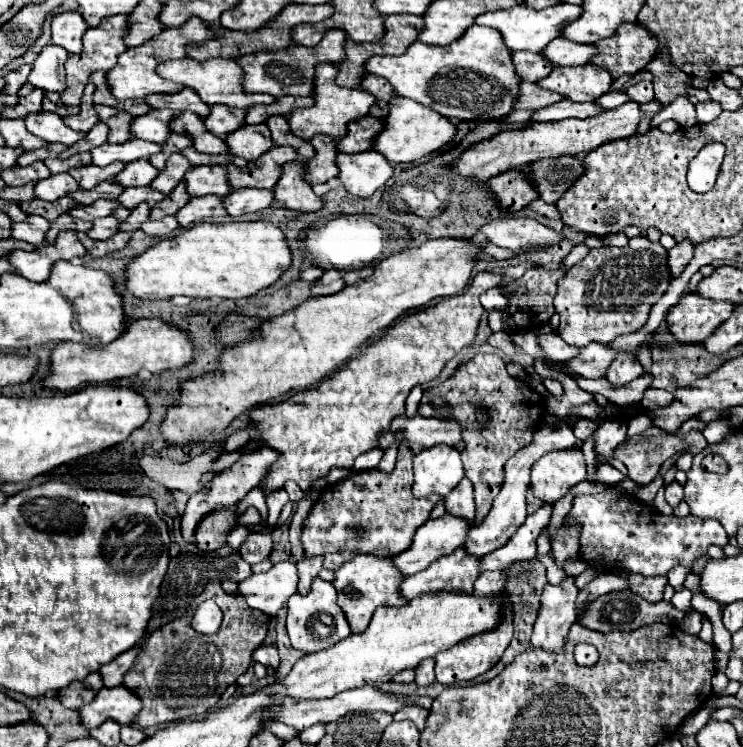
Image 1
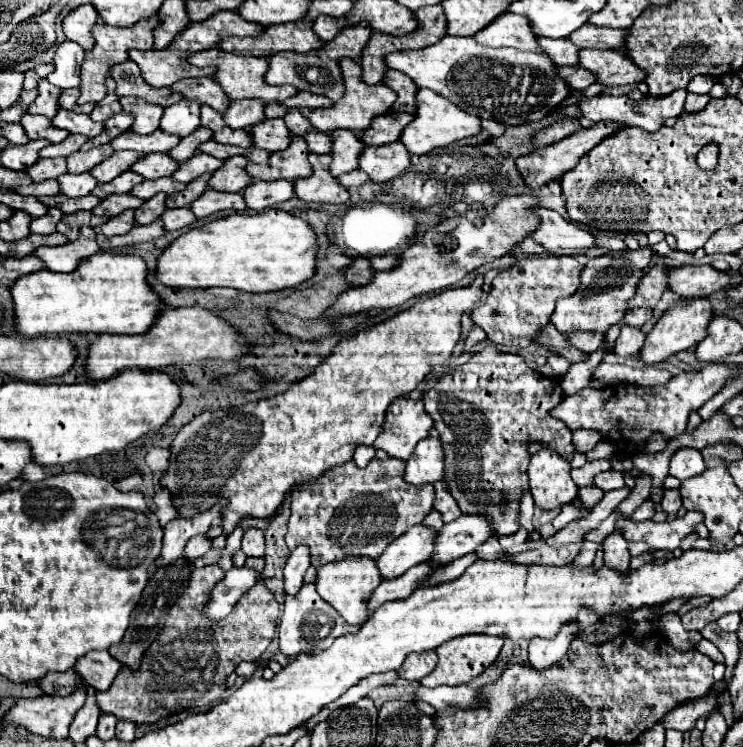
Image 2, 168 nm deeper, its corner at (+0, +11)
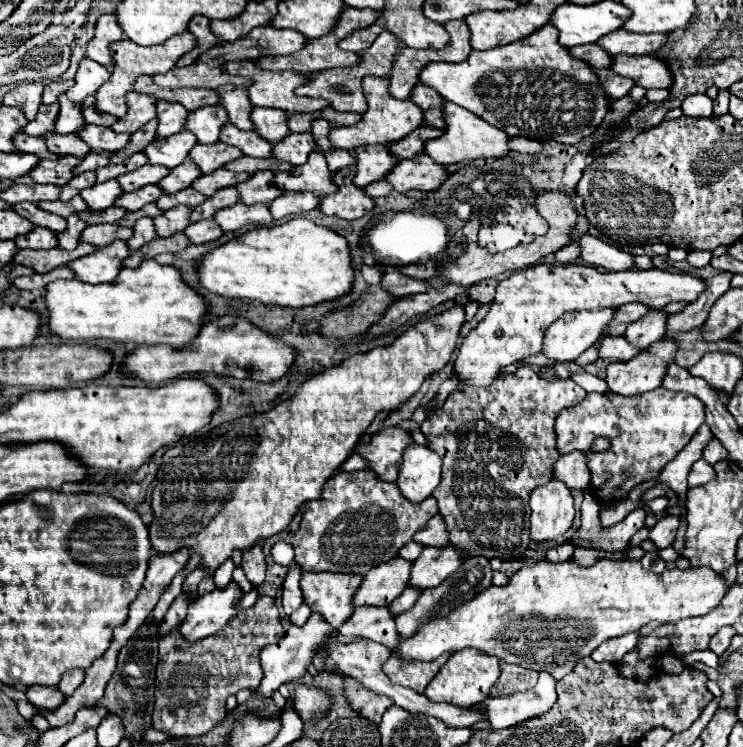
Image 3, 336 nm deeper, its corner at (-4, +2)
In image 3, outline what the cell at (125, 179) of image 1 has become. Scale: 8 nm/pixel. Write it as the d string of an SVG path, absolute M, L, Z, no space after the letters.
M186 158L180 166L172 168L172 170L168 172L168 176L164 176L164 178L158 182L158 188L164 190L164 192L168 192L168 194L170 194L170 192L184 190L184 188L188 188L188 186L192 184L192 180L198 178L200 174L202 174L202 172L196 168L196 164Z

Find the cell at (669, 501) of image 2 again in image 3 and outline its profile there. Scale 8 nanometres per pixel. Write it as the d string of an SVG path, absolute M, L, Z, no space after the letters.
M664 516L662 520L656 522L656 526L652 528L650 532L650 540L656 544L658 550L670 546L674 542L674 536L676 536L676 530L680 526L680 520L678 516Z

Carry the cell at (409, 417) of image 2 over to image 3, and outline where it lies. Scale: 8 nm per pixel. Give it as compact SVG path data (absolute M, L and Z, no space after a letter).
M388 426L372 434L368 446L360 446L360 454L370 462L370 468L386 478L388 482L396 480L402 464L402 454L408 446L414 444L414 438L408 430L400 426Z

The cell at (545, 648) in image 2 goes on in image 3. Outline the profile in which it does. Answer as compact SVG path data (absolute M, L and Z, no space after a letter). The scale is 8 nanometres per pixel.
M540 670L538 682L534 688L522 692L522 694L510 694L502 698L488 696L484 702L472 706L480 708L486 722L492 728L508 728L516 722L524 722L524 718L532 718L536 714L542 714L552 708L556 702L556 690L554 690L554 676L550 672Z

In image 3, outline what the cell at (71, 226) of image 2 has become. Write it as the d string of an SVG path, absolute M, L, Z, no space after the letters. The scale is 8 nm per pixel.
M94 224L84 228L84 232L80 234L80 242L88 242L96 248L102 248L116 238L128 240L130 236L132 236L132 228L124 228L118 224Z

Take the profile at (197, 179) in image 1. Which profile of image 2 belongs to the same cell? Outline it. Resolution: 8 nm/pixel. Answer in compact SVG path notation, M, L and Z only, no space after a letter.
M230 157L222 169L212 173L210 187L216 191L242 193L252 183L252 177L248 177L248 173L244 173L246 165L248 165L246 157Z

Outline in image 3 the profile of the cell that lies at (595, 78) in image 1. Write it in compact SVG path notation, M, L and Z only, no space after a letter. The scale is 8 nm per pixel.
M614 56L612 58L612 72L618 76L630 78L642 88L668 88L672 84L672 76L668 68L654 56Z

